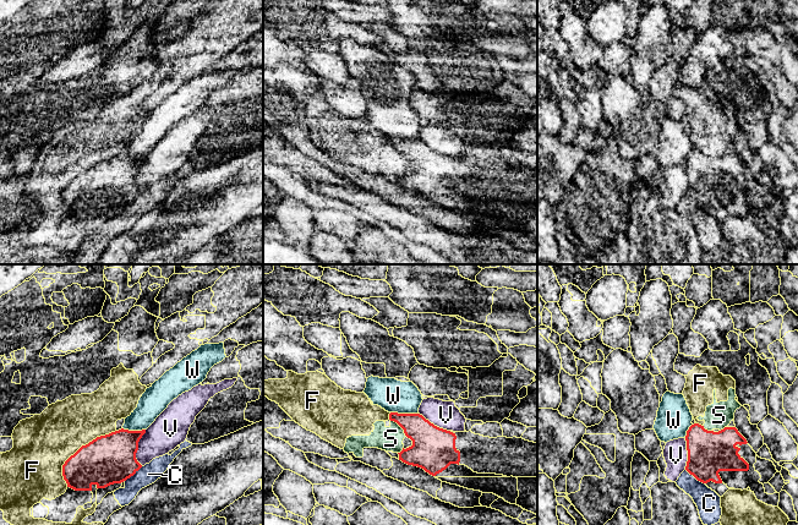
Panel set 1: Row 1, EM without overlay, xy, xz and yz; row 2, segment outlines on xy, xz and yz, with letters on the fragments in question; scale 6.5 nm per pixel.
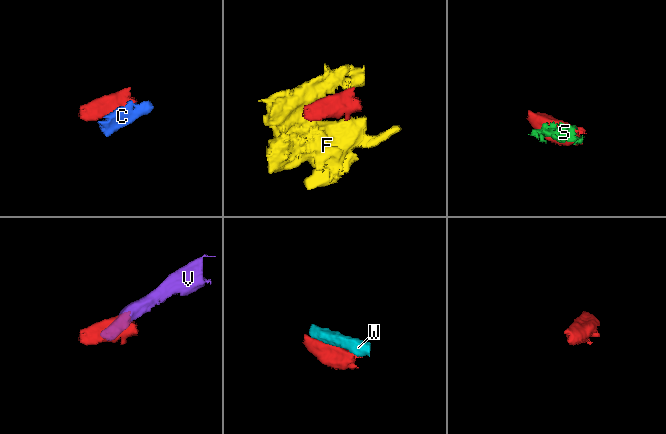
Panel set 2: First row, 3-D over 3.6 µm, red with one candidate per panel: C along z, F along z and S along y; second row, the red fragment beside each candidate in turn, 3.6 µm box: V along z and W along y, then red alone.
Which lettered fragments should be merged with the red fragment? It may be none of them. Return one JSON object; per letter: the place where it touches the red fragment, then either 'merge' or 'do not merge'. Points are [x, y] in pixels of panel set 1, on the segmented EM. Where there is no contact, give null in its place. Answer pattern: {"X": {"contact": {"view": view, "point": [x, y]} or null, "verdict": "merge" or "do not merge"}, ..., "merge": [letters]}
{"C": {"contact": {"view": "xy", "point": [132, 475]}, "verdict": "do not merge"}, "F": {"contact": {"view": "xy", "point": [78, 449]}, "verdict": "do not merge"}, "S": {"contact": {"view": "xz", "point": [400, 426]}, "verdict": "do not merge"}, "V": {"contact": {"view": "xy", "point": [137, 448]}, "verdict": "do not merge"}, "W": {"contact": {"view": "xz", "point": [404, 414]}, "verdict": "do not merge"}, "merge": []}

